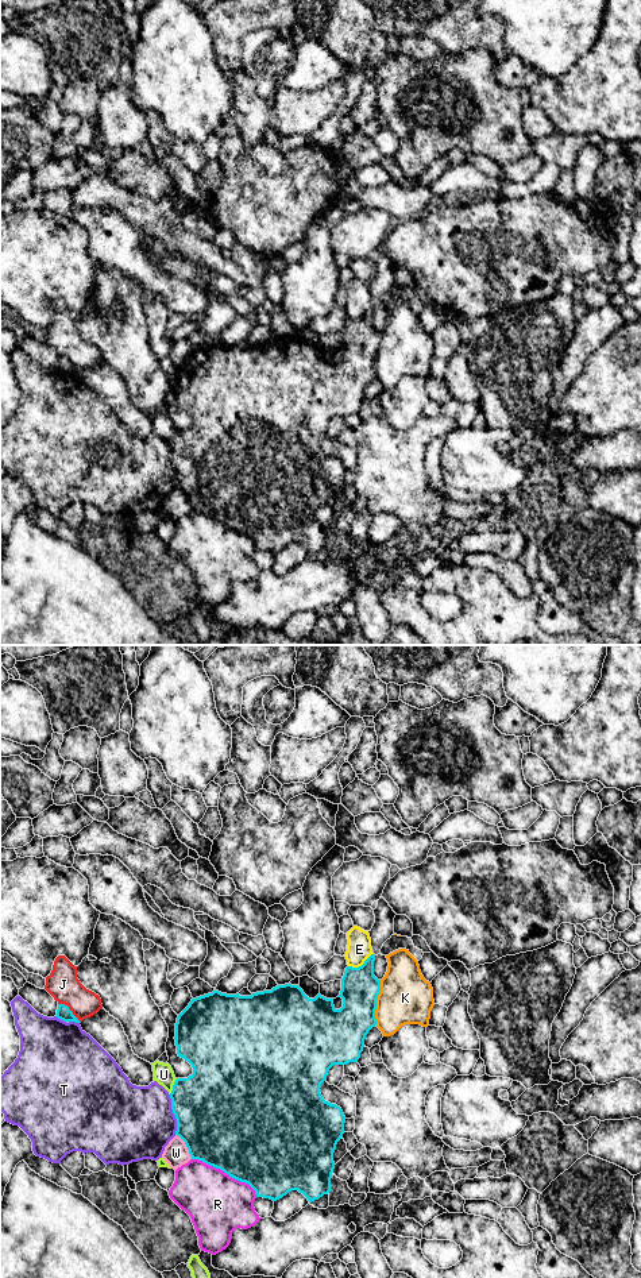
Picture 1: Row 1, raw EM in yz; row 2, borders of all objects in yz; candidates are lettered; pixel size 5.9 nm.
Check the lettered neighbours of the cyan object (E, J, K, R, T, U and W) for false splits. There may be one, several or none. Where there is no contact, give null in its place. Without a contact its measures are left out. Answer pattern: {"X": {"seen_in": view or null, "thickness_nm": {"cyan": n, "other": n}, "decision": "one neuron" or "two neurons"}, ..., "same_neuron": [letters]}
{"E": {"seen_in": "yz", "thickness_nm": {"cyan": 220, "other": 150}, "decision": "two neurons"}, "J": {"seen_in": "yz", "thickness_nm": {"cyan": 80, "other": 190}, "decision": "two neurons"}, "K": {"seen_in": "yz", "thickness_nm": {"cyan": 260, "other": 320}, "decision": "two neurons"}, "R": {"seen_in": "yz", "thickness_nm": {"cyan": 500, "other": 360}, "decision": "two neurons"}, "T": {"seen_in": "yz", "thickness_nm": {"cyan": 480, "other": 440}, "decision": "two neurons"}, "U": {"seen_in": "yz", "thickness_nm": {"cyan": 440, "other": 120}, "decision": "two neurons"}, "W": {"seen_in": "yz", "thickness_nm": {"cyan": 500, "other": 150}, "decision": "two neurons"}, "same_neuron": []}

